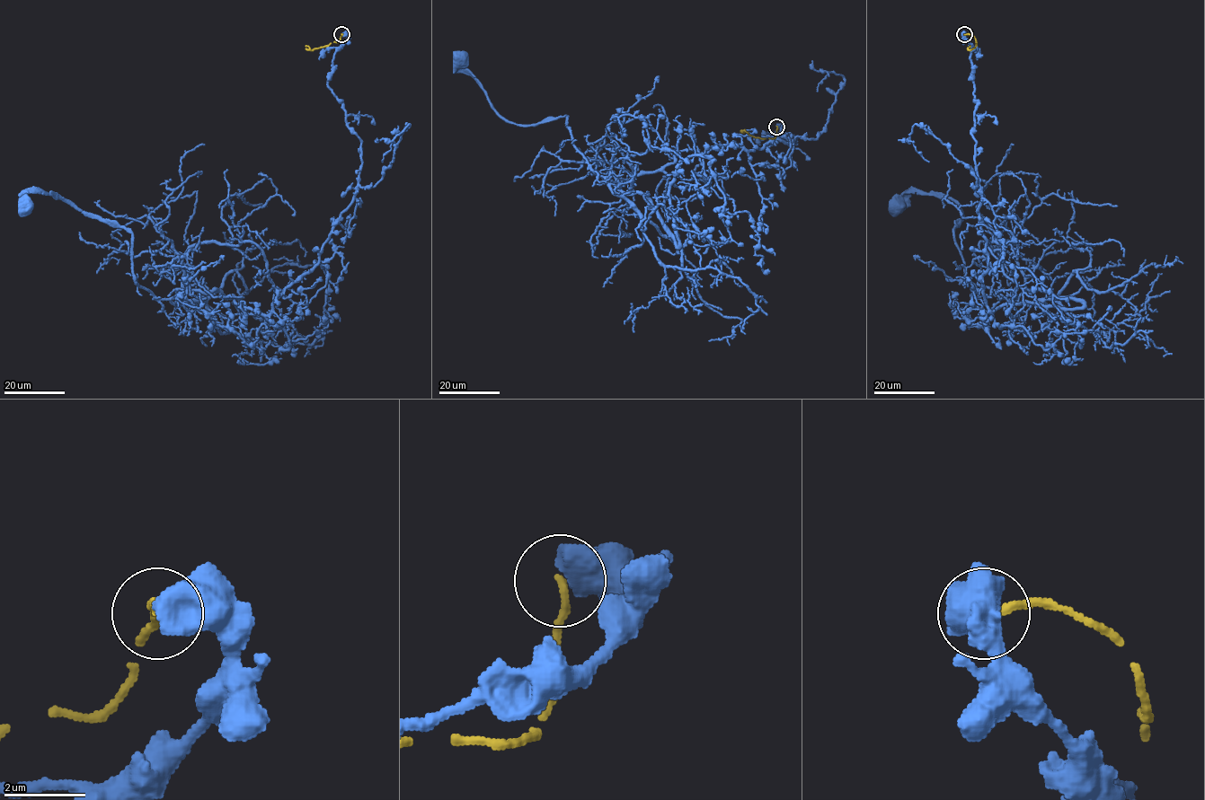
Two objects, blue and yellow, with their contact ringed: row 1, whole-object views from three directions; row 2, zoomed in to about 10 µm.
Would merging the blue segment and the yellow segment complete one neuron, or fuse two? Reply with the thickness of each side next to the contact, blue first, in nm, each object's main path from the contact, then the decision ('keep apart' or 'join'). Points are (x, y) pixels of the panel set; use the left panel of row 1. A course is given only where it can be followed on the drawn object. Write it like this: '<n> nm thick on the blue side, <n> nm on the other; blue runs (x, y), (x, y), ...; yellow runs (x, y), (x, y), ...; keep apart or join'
800 nm thick on the blue side, 180 nm on the other; blue runs (342, 34), (328, 87), (357, 191), (267, 315), (158, 299), (123, 228), (24, 205); yellow runs (342, 35), (337, 42), (311, 49), (305, 45); keep apart

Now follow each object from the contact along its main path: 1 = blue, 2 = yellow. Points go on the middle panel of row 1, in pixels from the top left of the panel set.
1: (777, 126), (796, 138), (683, 160), (677, 246), (566, 116), (509, 122), (459, 58)
2: (777, 126), (777, 135), (772, 138), (755, 137), (744, 130), (740, 131)

